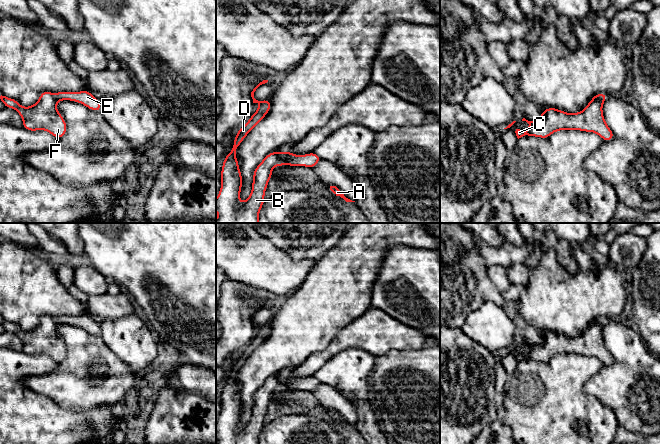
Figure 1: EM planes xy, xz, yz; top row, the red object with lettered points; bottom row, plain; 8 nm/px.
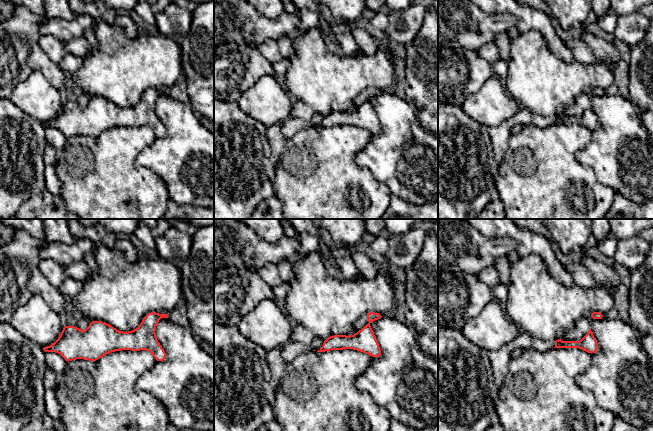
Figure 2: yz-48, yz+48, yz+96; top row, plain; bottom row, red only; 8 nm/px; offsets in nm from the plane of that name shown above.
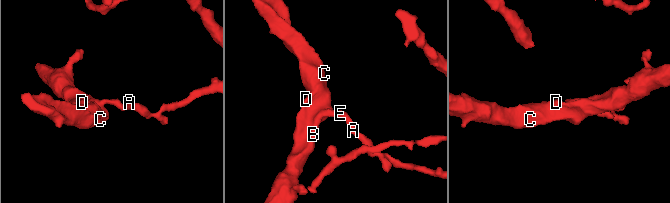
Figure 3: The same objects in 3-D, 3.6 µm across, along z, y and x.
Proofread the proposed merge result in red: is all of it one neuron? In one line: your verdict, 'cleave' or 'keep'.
cleave

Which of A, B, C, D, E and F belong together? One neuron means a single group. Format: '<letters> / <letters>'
A E / B C D F

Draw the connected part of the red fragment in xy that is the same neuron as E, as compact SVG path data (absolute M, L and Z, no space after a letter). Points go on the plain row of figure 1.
M62 315L53 318L54 323L58 325L69 324L83 328L93 335L101 336L101 328L99 323L95 322L89 315L69 316Z

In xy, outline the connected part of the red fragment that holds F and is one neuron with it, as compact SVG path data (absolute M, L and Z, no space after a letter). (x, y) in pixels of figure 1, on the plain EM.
M44 315L34 329L23 331L13 322L0 320L6 332L16 334L23 344L23 352L28 355L45 354L60 363L66 358L67 349L62 339L57 335L57 325L53 317Z

